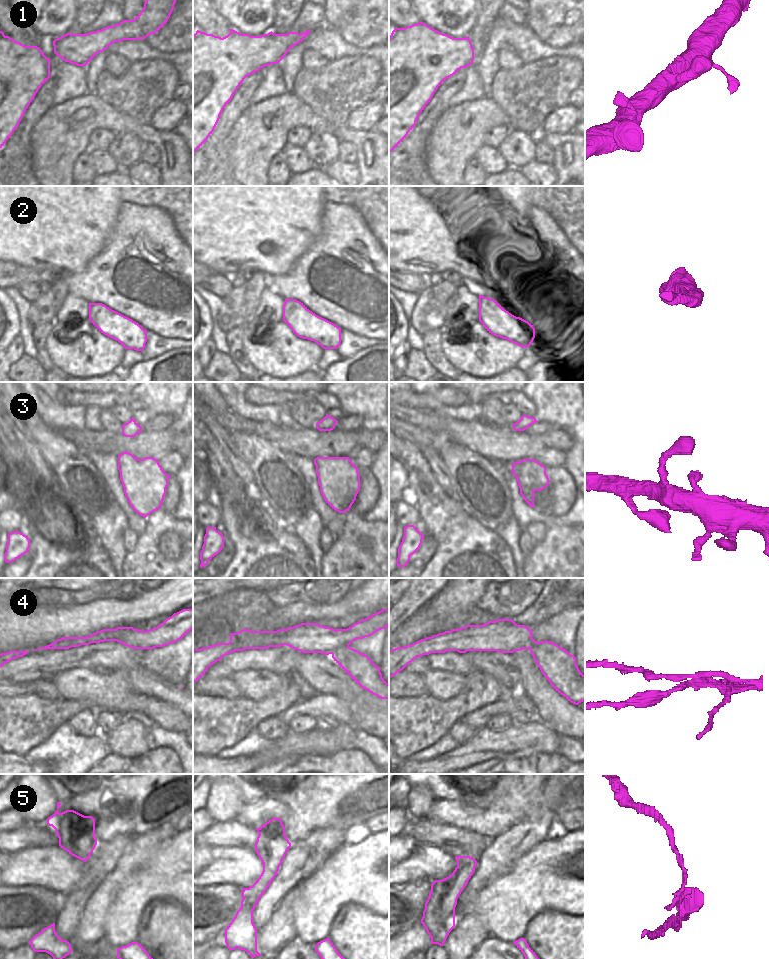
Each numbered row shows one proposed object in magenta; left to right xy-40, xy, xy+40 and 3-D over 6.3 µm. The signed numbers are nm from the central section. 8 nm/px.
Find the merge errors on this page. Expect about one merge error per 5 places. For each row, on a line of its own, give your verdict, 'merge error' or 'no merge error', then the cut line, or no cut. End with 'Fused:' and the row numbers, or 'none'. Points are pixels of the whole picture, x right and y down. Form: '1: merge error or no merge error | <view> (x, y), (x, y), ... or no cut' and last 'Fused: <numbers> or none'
1: no merge error | no cut
2: no merge error | no cut
3: no merge error | no cut
4: merge error | xy (348, 645), (331, 653)
5: merge error | xy+40 (445, 878), (443, 915), (453, 927)
Fused: 4, 5

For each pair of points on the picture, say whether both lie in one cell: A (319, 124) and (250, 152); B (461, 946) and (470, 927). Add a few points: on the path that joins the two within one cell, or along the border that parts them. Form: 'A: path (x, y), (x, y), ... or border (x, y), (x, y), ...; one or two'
A: path (302, 120), (282, 120), (267, 135); one
B: path (462, 941), (470, 932); one

